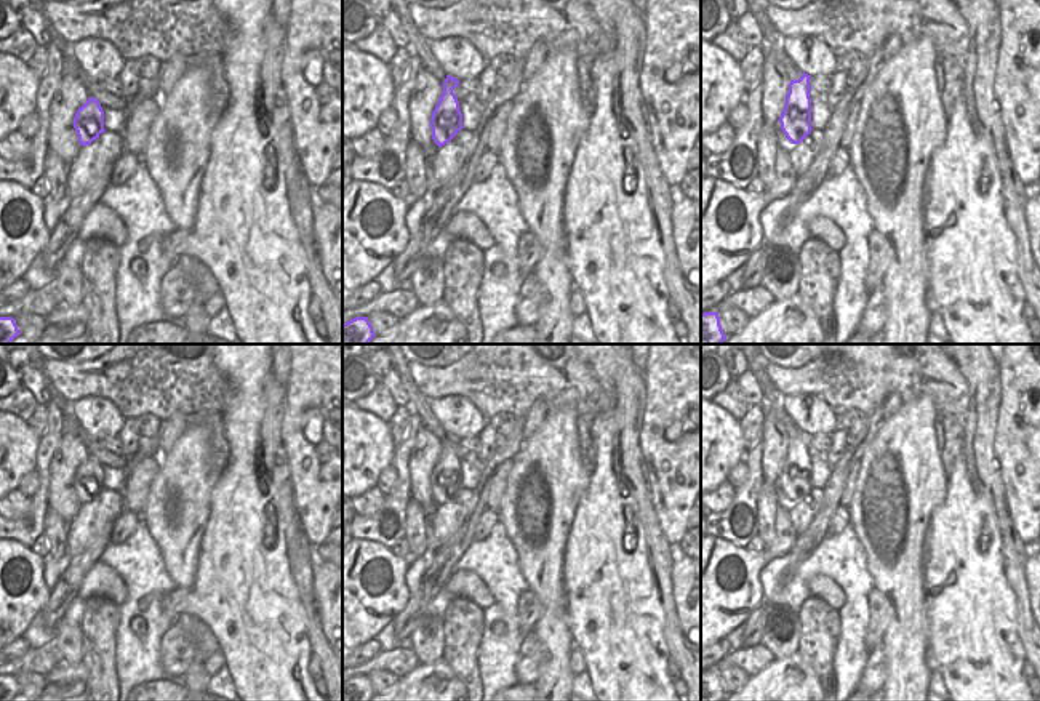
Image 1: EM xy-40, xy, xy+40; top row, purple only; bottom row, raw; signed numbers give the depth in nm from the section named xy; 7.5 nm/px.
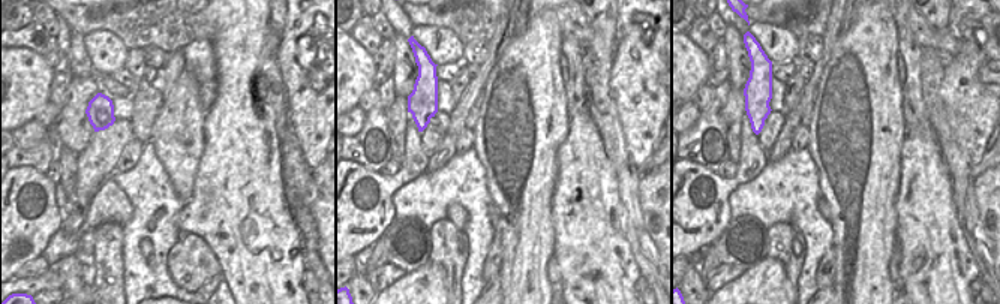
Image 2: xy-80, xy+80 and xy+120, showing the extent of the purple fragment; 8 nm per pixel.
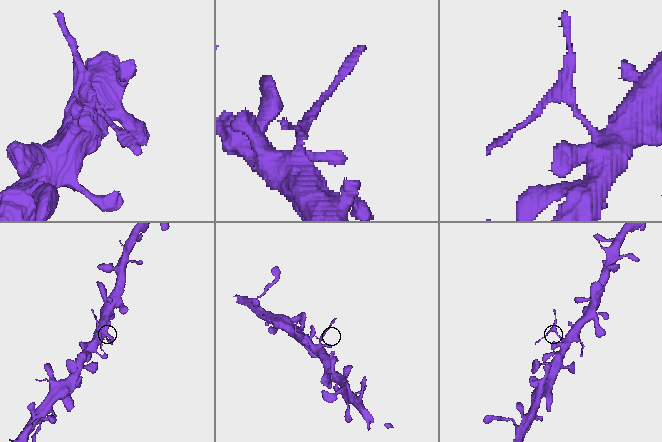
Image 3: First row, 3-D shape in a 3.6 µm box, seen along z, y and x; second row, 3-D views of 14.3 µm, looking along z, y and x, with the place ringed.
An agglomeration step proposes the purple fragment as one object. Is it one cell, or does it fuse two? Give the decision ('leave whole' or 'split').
split

